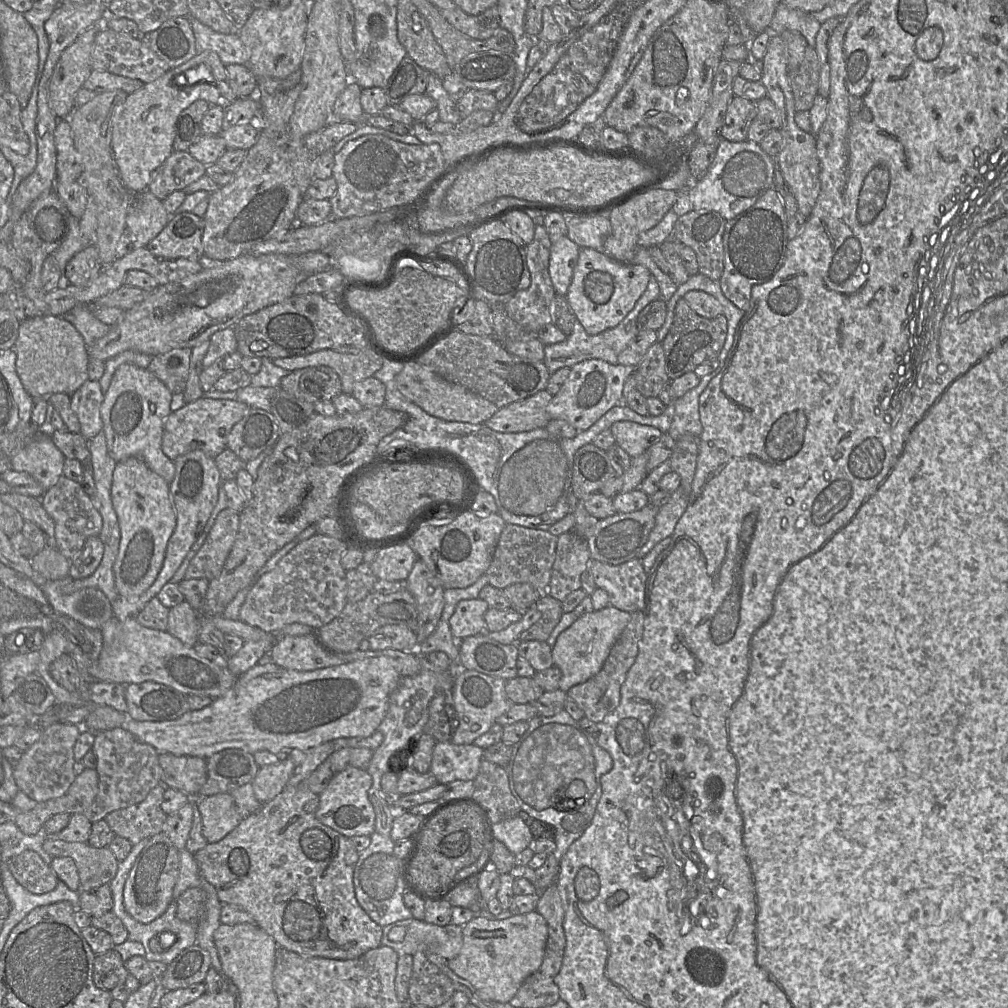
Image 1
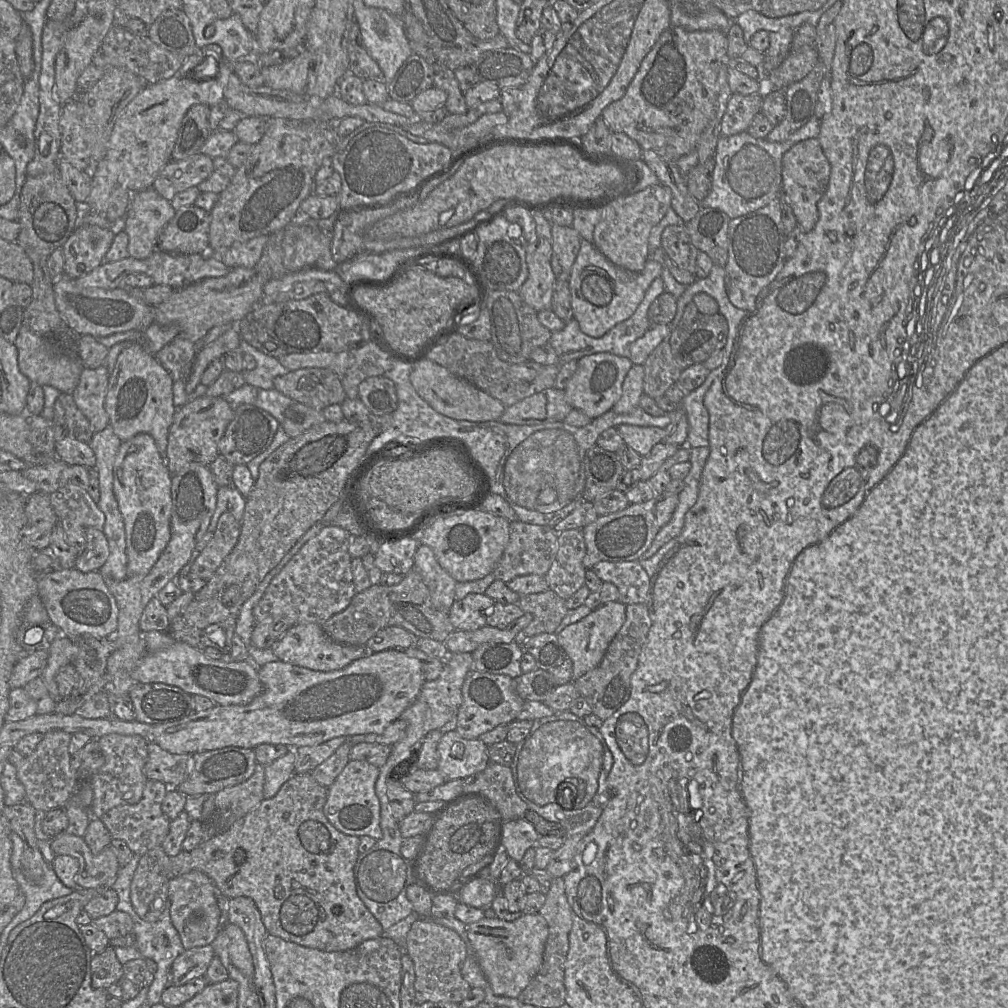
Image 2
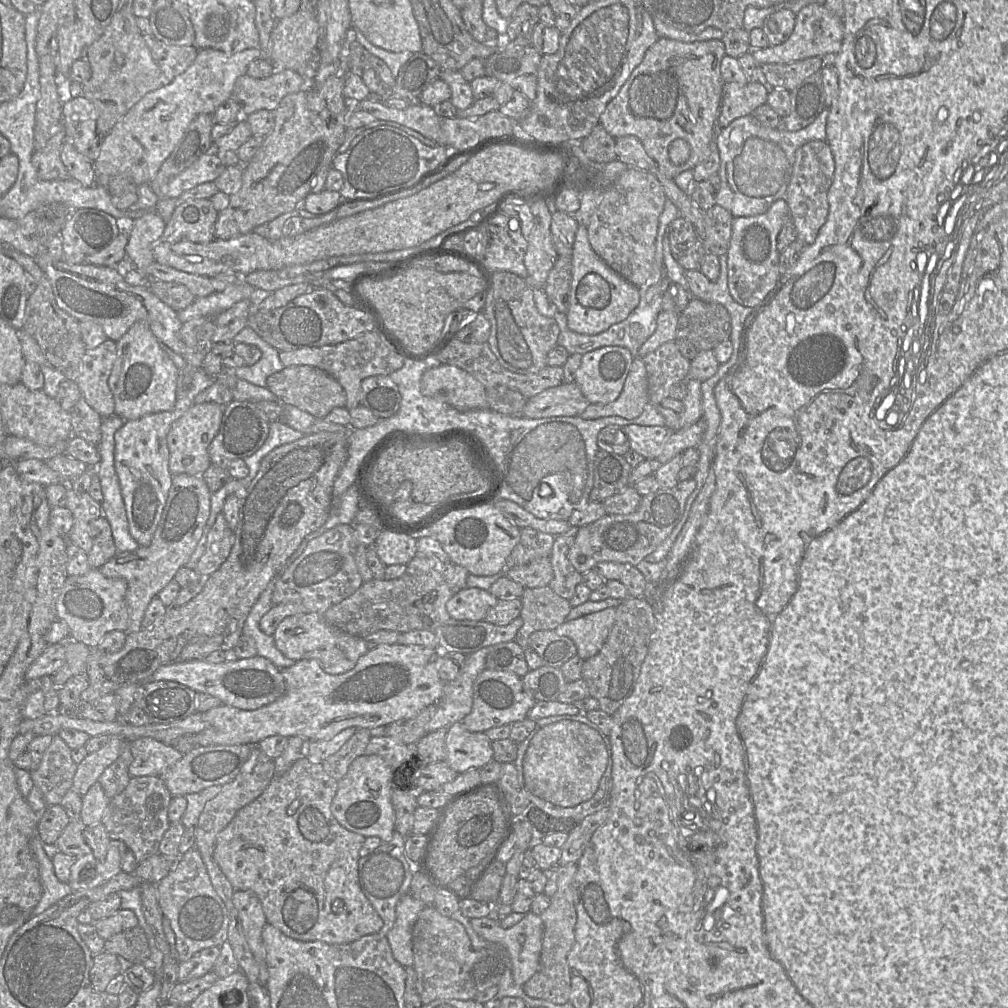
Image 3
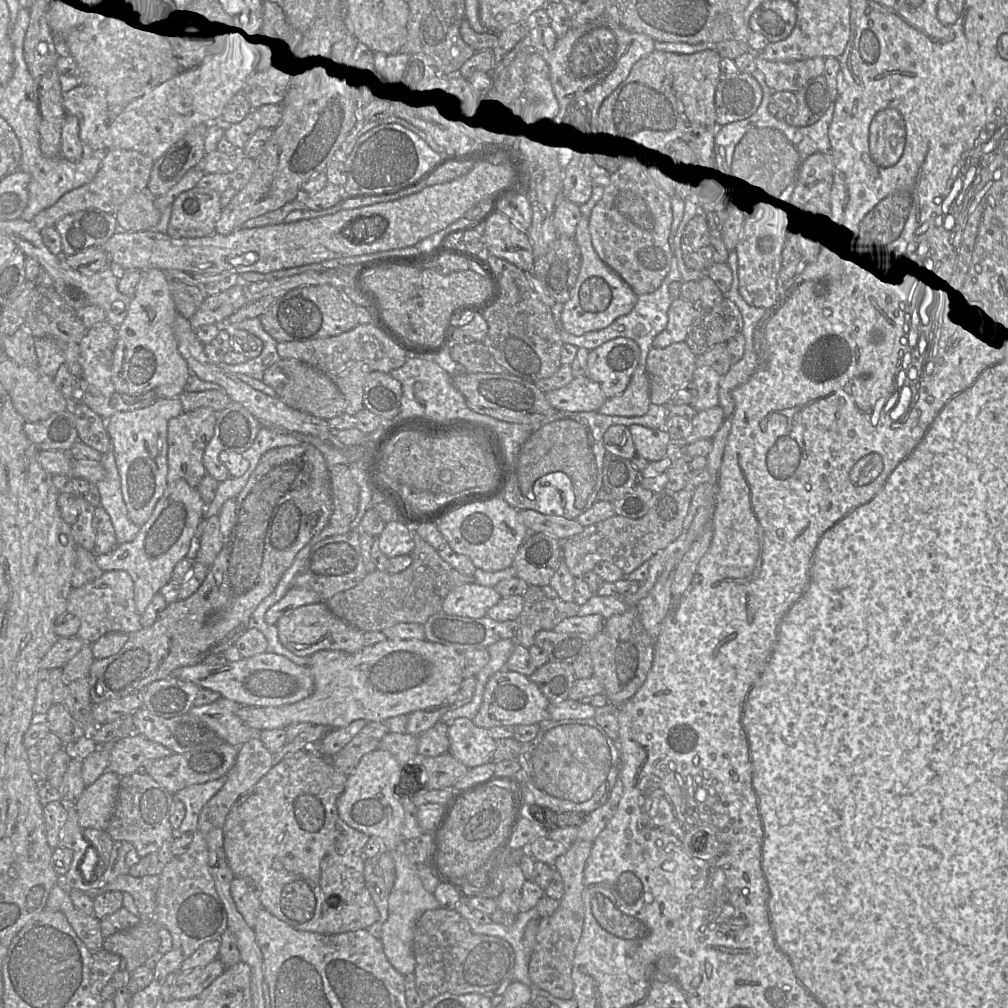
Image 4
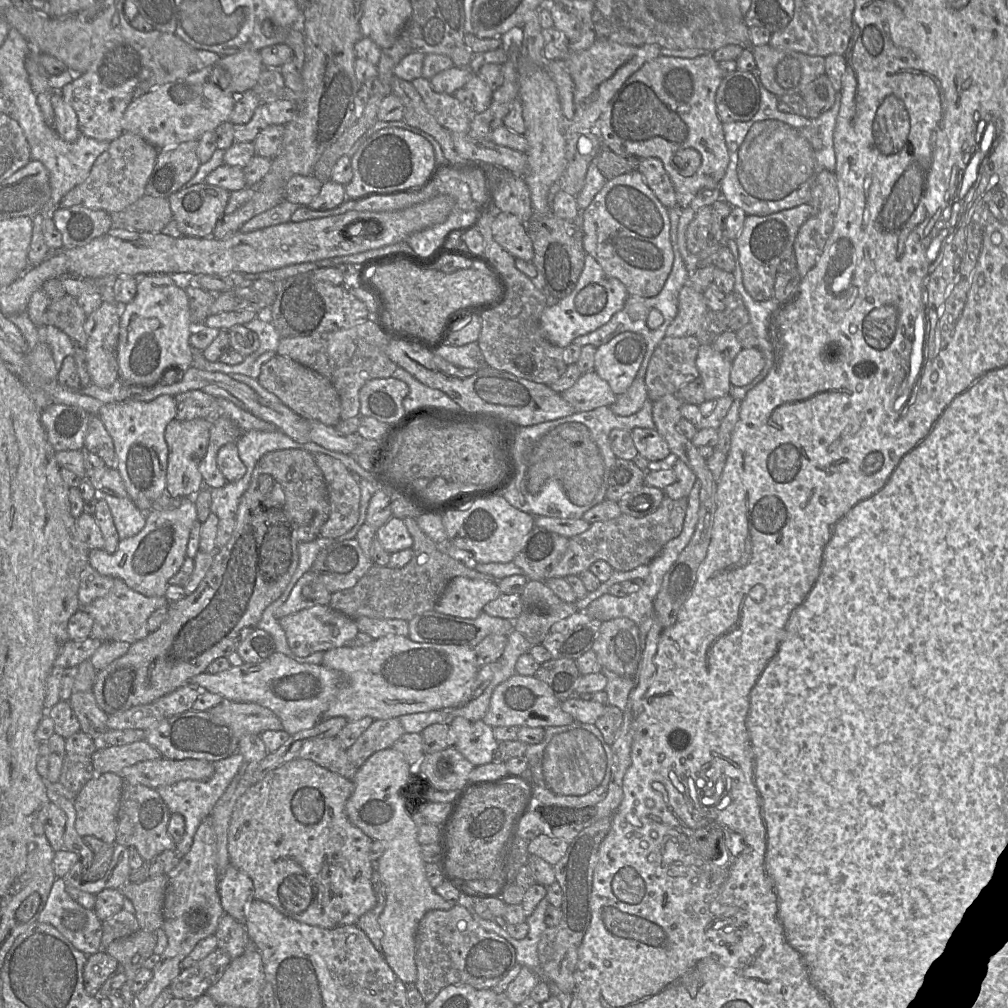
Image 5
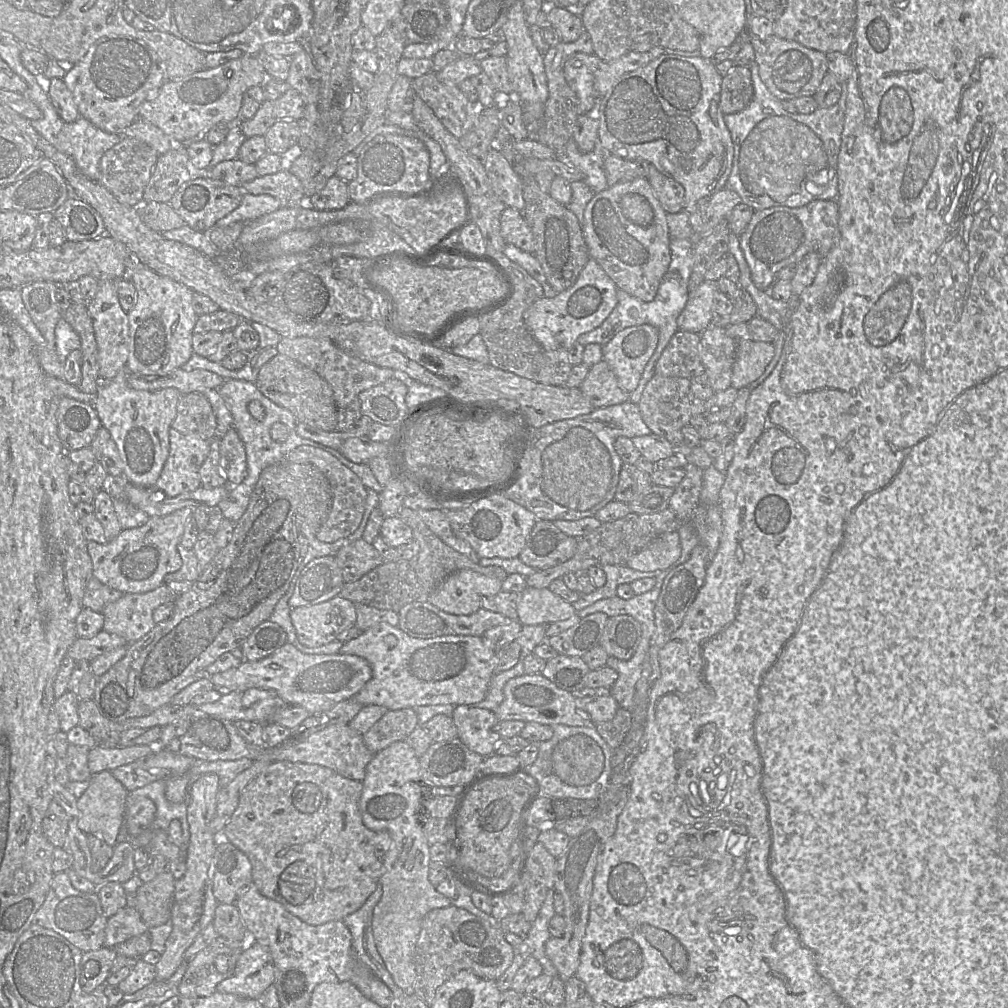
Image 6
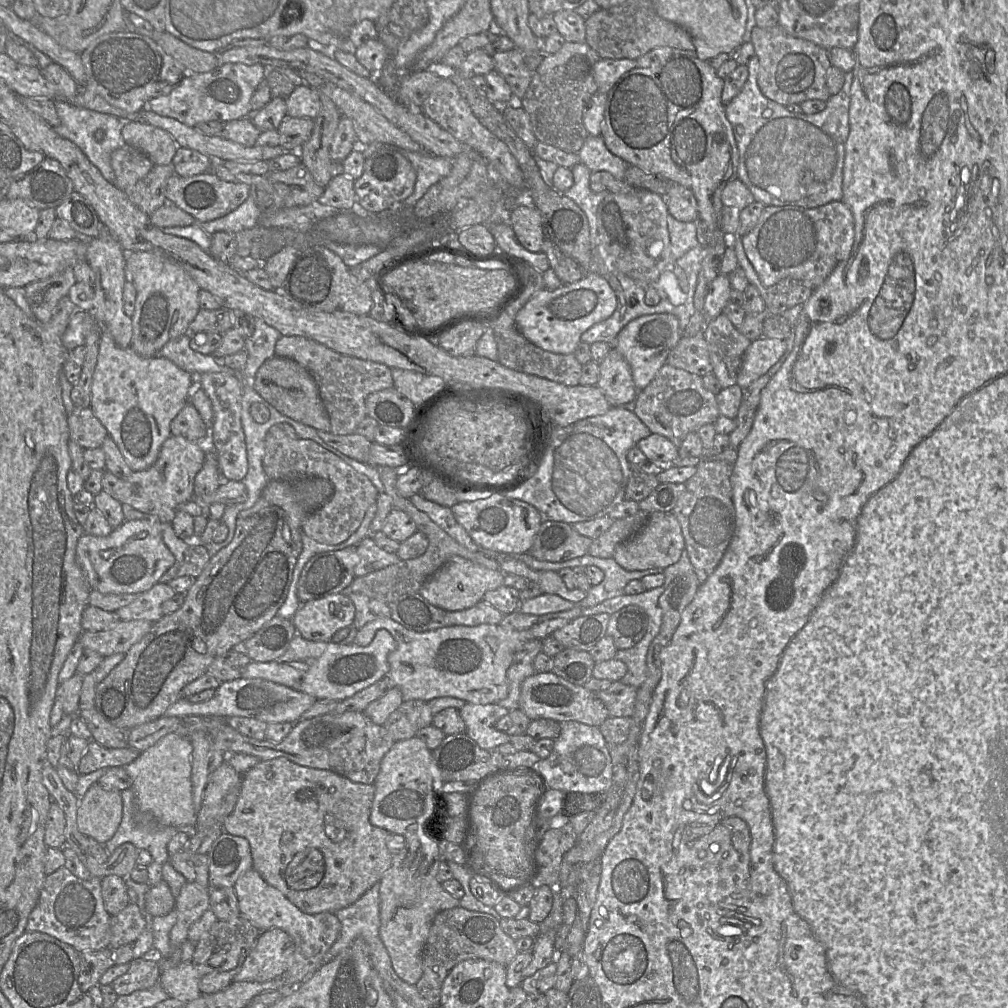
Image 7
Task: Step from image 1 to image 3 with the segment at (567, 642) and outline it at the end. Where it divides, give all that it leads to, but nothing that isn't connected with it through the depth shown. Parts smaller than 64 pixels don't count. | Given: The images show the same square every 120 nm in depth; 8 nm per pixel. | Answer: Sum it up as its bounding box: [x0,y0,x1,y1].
[554,608,616,661]

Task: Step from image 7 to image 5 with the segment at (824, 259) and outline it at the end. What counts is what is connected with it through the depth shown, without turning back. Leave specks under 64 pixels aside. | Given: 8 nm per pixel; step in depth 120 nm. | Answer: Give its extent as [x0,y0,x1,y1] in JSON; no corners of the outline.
[736,204,812,301]

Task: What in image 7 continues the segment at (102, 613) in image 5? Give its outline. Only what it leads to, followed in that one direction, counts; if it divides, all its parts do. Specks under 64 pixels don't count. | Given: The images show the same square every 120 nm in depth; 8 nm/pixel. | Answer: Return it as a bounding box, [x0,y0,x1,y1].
[116,582,175,623]

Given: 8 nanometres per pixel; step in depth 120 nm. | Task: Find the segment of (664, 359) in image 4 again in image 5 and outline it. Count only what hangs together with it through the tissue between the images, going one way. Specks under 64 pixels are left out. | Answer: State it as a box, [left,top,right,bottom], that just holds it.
[645,336,700,401]

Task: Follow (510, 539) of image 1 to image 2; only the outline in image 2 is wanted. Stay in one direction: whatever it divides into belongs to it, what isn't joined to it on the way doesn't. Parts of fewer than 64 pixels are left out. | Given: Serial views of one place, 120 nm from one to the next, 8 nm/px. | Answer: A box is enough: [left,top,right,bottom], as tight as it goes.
[492,522,558,583]

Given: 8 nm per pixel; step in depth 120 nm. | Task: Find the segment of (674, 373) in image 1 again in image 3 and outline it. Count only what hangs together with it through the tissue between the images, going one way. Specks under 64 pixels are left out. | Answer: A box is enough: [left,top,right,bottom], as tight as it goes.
[674,298,731,361]

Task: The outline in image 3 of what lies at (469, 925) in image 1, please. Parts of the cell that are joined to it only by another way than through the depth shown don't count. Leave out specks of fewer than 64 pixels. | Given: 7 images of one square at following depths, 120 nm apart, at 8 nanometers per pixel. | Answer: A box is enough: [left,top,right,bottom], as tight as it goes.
[470,911,544,986]

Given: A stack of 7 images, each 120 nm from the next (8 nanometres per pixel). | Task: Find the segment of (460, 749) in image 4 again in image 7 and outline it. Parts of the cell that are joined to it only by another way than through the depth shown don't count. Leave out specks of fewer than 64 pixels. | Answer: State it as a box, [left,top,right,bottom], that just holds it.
[459,702,509,751]

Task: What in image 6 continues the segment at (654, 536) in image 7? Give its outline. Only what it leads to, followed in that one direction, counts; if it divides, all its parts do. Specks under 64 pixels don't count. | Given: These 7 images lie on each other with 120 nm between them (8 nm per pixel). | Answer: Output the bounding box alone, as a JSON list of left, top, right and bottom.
[627,531,681,572]

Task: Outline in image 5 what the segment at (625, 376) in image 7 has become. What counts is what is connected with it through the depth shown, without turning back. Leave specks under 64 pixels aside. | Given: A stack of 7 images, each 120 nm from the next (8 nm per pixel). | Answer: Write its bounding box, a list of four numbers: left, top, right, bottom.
[559,371,617,412]

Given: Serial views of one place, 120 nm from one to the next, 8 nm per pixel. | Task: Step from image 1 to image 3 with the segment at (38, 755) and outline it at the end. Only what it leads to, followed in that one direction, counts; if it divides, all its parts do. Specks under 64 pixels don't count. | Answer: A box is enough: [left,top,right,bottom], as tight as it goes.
[30,734,76,807]

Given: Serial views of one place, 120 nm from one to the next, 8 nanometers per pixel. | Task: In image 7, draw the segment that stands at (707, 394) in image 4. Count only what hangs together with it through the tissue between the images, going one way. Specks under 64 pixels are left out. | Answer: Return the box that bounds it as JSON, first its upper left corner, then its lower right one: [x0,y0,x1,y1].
[704,313,751,389]

